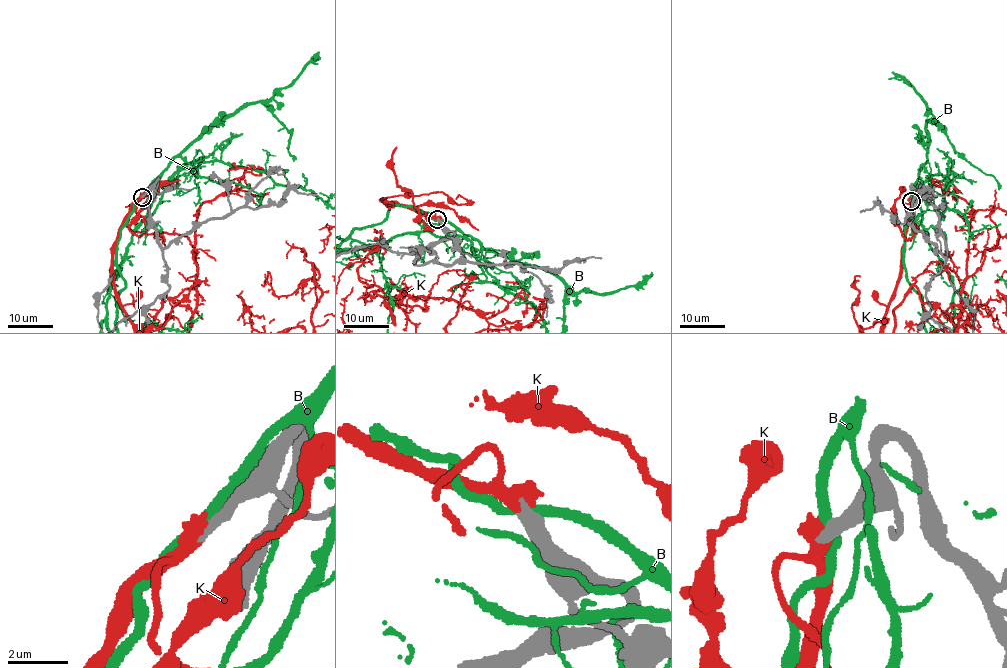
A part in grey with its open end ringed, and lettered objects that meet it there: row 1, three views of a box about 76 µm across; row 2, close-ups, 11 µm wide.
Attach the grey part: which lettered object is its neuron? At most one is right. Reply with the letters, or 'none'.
K

